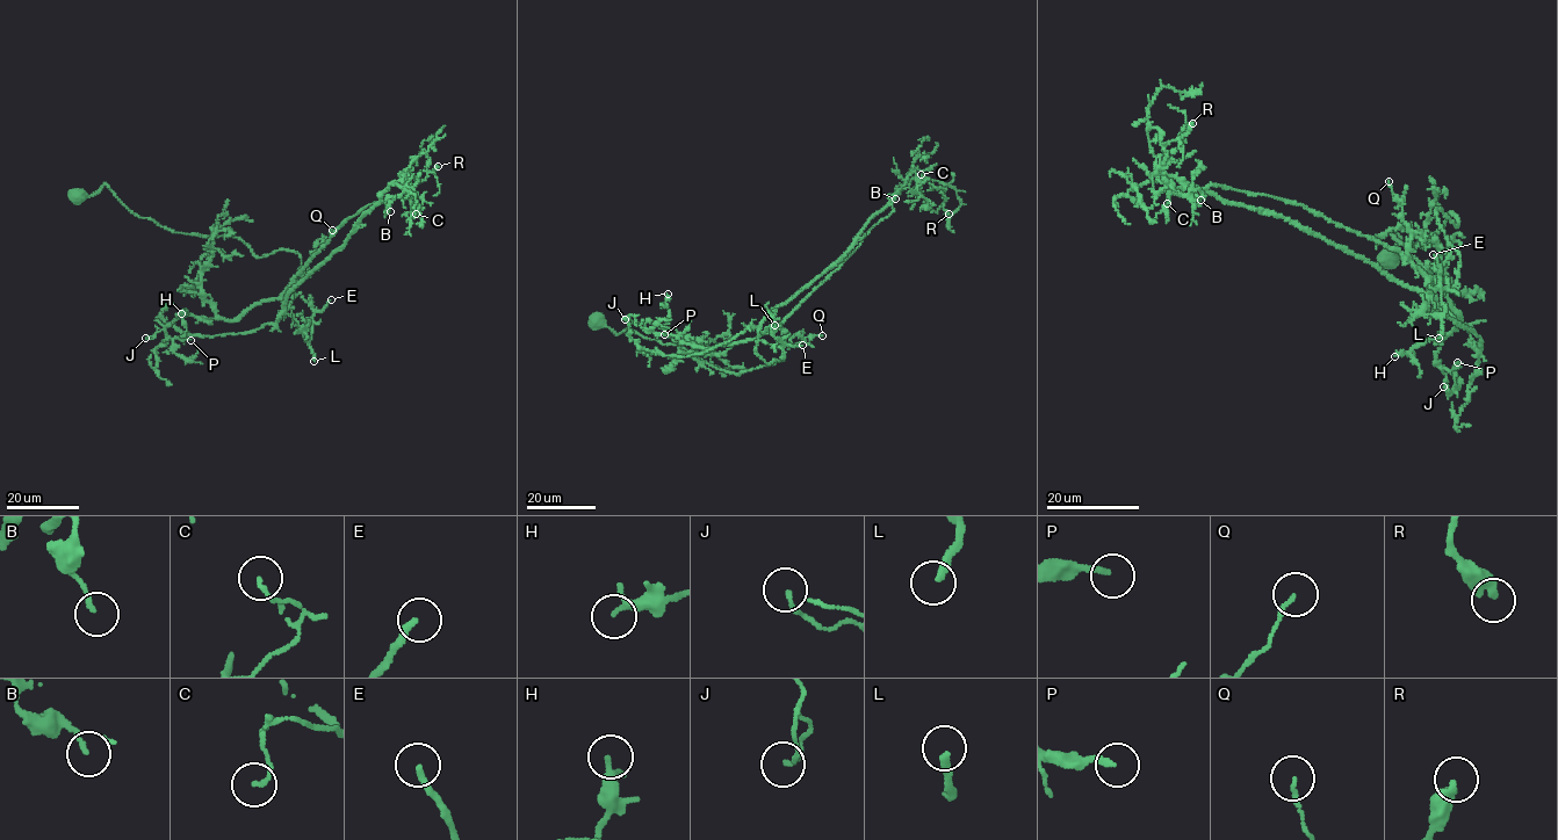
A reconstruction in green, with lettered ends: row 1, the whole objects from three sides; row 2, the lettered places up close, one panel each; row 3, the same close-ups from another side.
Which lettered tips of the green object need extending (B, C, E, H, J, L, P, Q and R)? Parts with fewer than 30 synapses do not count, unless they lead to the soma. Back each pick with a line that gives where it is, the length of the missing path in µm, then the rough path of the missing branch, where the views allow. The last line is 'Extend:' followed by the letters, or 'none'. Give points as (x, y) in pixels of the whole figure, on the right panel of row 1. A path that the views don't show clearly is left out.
E: Place: (1433, 254). Missing length about 20 µm. Course of what is missing: (1433, 254), (1440, 233), (1435, 223), (1436, 204)
Extend: E

